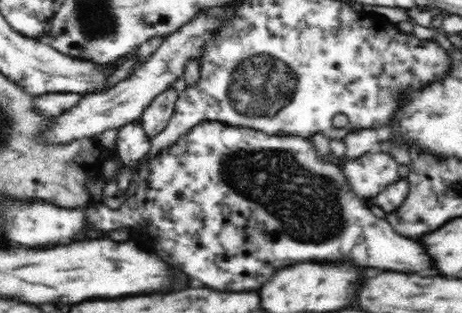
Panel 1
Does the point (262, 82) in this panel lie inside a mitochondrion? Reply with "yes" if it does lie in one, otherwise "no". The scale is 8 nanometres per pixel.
yes

